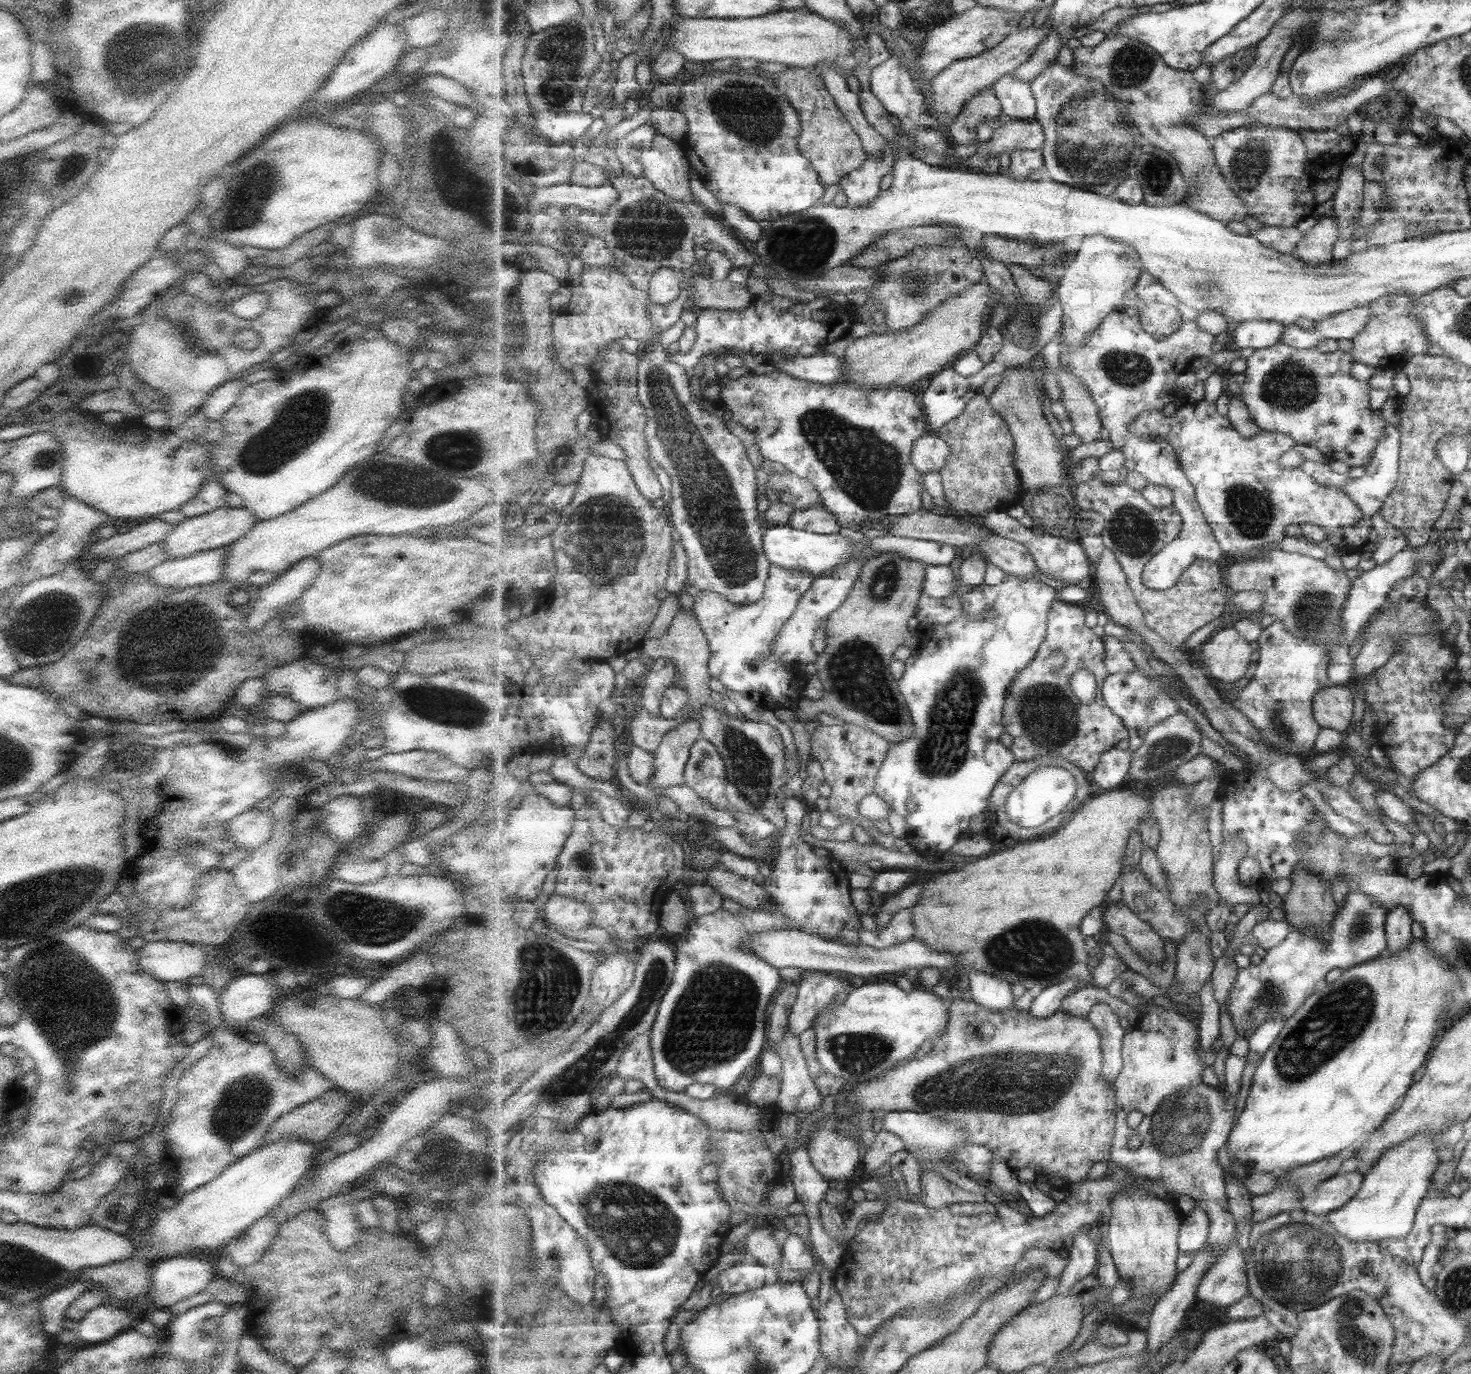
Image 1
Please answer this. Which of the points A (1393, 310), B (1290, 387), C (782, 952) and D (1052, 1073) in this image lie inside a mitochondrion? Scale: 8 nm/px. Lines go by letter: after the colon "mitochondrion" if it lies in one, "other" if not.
A: mitochondrion
B: mitochondrion
C: other
D: mitochondrion

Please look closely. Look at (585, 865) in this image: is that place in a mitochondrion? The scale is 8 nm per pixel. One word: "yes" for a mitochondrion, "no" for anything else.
yes

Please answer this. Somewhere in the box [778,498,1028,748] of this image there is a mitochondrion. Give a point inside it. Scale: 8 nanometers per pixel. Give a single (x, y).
(857, 676)

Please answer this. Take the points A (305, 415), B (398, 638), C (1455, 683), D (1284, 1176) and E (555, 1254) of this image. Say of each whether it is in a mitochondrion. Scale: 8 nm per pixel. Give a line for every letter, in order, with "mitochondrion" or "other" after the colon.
A: mitochondrion
B: other
C: other
D: other
E: mitochondrion

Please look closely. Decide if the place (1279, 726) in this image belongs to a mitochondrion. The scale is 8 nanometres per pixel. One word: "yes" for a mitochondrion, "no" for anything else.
yes

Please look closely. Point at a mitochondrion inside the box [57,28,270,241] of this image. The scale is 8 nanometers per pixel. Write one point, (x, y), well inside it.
(71, 166)

